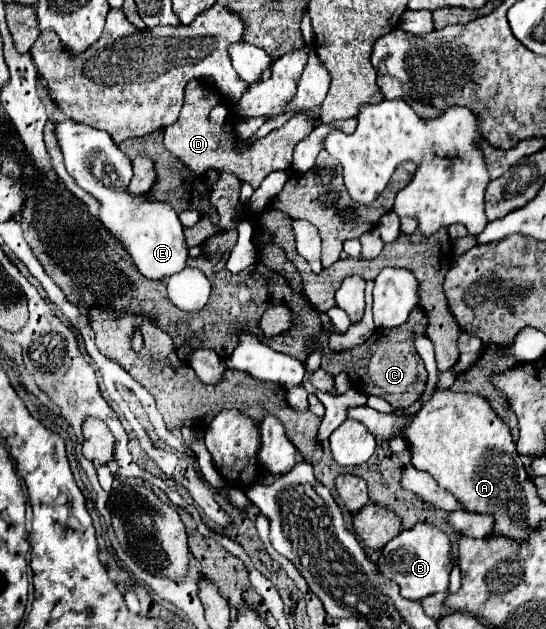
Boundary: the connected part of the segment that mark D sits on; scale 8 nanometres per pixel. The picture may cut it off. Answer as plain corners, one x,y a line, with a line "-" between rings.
190,80
184,90
184,106
182,106
180,118
172,126
164,128
166,150
174,158
182,160
184,166
198,176
202,176
208,168
218,168
222,172
232,172
238,176
238,180
248,182
252,188
258,188
270,172
290,168
294,146
300,140
304,140
314,128
312,124
308,124
306,116
302,112
298,112
282,126
282,130
272,130
268,136
250,144
250,150
236,152
234,146
236,146
238,136
232,132
232,120
224,128
212,128
208,124
210,108
220,102
222,102
222,96
218,94
218,90
214,86
206,86
202,80

